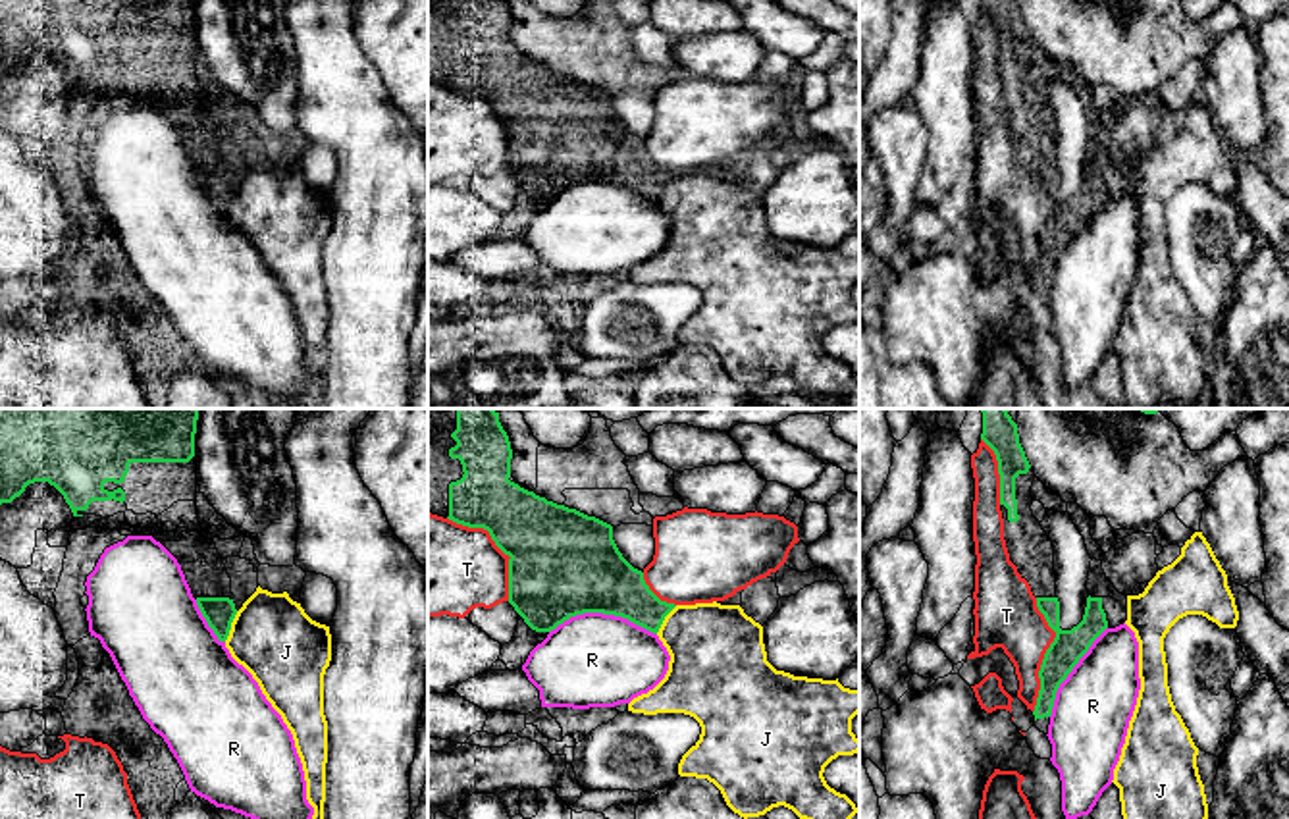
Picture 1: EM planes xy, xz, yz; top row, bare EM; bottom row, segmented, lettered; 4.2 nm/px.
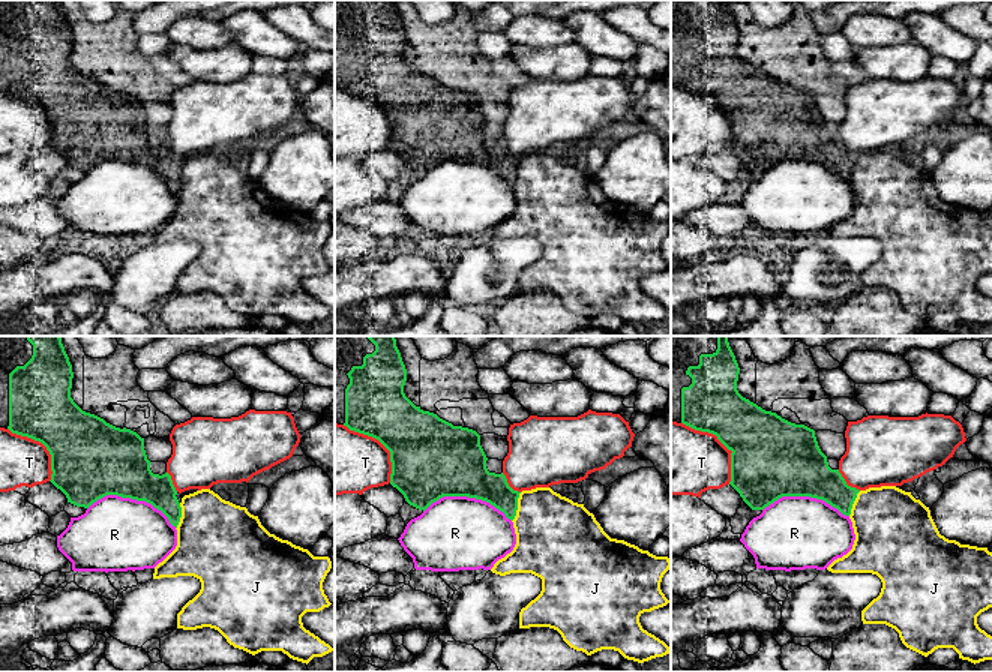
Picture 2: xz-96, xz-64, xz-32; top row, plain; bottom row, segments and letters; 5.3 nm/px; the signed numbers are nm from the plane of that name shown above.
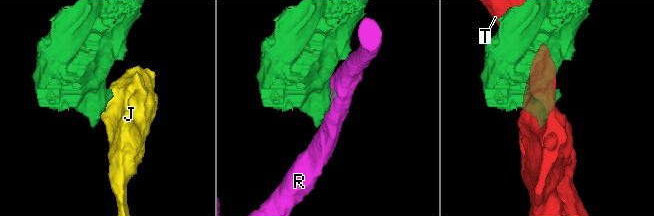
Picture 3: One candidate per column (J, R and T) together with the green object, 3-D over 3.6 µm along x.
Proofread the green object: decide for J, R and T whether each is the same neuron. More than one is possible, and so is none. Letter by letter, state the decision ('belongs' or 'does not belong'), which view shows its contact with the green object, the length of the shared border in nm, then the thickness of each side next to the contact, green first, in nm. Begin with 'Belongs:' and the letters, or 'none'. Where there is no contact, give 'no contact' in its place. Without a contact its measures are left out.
Belongs: none
J: does not belong; meets green in xy; contact 140 nm long; 130 nm thick on the green side, 340 nm on the other
R: does not belong; meets green in xz; contact 440 nm long; 420 nm thick on the green side, 400 nm on the other
T: does not belong; meets green in yz; contact 480 nm long; 140 nm thick on the green side, 260 nm on the other

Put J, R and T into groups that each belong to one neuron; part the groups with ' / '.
J / R / T

